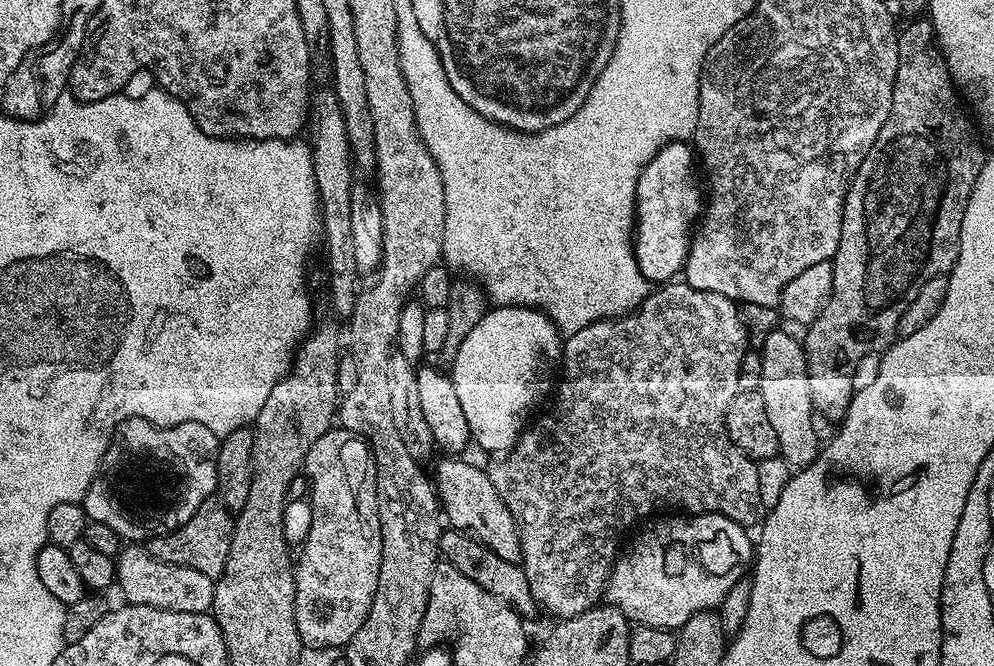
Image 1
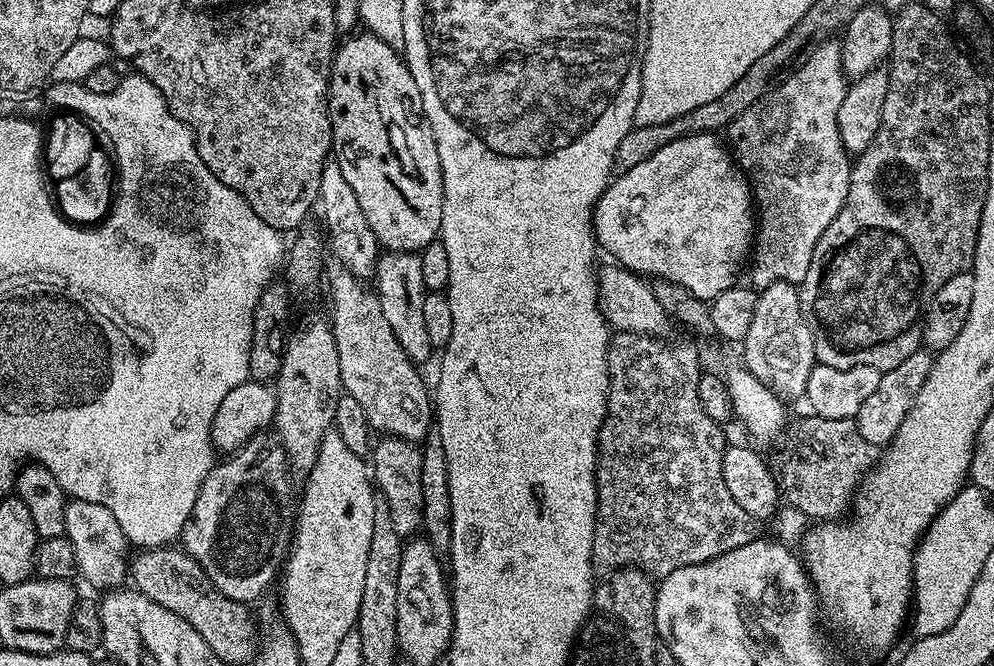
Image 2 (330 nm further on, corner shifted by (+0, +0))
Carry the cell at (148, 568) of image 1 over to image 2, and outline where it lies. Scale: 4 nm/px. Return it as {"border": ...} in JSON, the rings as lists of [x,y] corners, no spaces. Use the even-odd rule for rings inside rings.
{"border":[[[69,499],[64,517],[64,535],[74,548],[79,579],[84,579],[86,583],[100,588],[99,590],[121,587],[126,580],[126,561],[130,556],[130,545],[115,521],[114,514],[110,514],[106,506],[98,506],[98,502]]]}

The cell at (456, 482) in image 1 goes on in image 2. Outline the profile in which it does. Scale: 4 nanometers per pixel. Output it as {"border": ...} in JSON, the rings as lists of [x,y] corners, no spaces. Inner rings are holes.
{"border":[[[332,262],[329,268],[327,265],[326,284],[327,280],[328,296],[332,299],[330,323],[334,342],[338,346],[338,366],[343,391],[362,405],[368,425],[377,433],[413,442],[423,441],[434,428],[434,404],[430,399],[430,388],[429,385],[428,388],[424,385],[424,380],[420,377],[421,369],[413,364],[406,350],[398,346],[398,338],[394,338],[394,330],[390,330],[390,322],[386,322],[379,296],[365,281],[350,274],[350,270],[339,262]]]}

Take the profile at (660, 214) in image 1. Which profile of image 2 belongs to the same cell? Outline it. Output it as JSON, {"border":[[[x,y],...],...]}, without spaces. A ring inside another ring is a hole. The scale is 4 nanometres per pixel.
{"border":[[[712,134],[680,137],[669,145],[654,152],[644,162],[633,166],[630,170],[619,173],[609,183],[608,189],[600,195],[600,201],[596,203],[592,214],[592,226],[596,234],[596,243],[601,249],[609,252],[611,259],[619,264],[621,268],[629,268],[631,272],[637,273],[645,278],[659,278],[669,280],[678,286],[686,286],[690,294],[694,294],[700,300],[711,302],[718,294],[730,290],[736,283],[736,275],[740,267],[745,267],[750,253],[754,247],[754,233],[758,228],[758,220],[754,215],[754,193],[752,185],[749,184],[744,171],[736,163],[731,151],[723,143],[716,141],[717,137]]]}

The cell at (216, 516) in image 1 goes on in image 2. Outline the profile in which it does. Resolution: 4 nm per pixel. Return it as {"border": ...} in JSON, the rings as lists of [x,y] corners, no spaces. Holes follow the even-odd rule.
{"border":[[[272,434],[252,436],[239,450],[221,460],[224,460],[221,464],[220,461],[213,463],[210,474],[202,482],[198,502],[194,502],[194,510],[182,533],[182,548],[206,570],[206,578],[210,578],[226,598],[248,604],[271,586],[272,579],[274,584],[289,551],[289,541],[294,535],[293,477],[284,448]]]}

